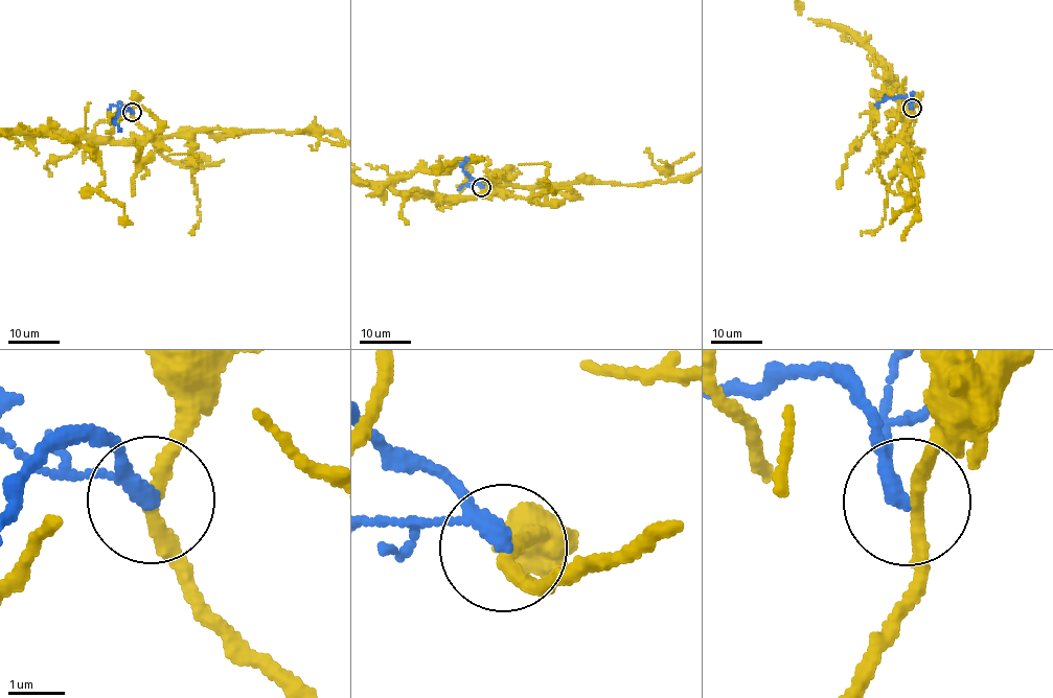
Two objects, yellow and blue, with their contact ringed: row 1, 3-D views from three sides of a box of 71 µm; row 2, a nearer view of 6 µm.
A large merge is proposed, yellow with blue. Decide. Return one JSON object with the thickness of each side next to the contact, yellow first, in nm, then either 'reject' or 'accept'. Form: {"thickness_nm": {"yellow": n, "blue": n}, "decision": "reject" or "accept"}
{"thickness_nm": {"yellow": 240, "blue": 220}, "decision": "reject"}

